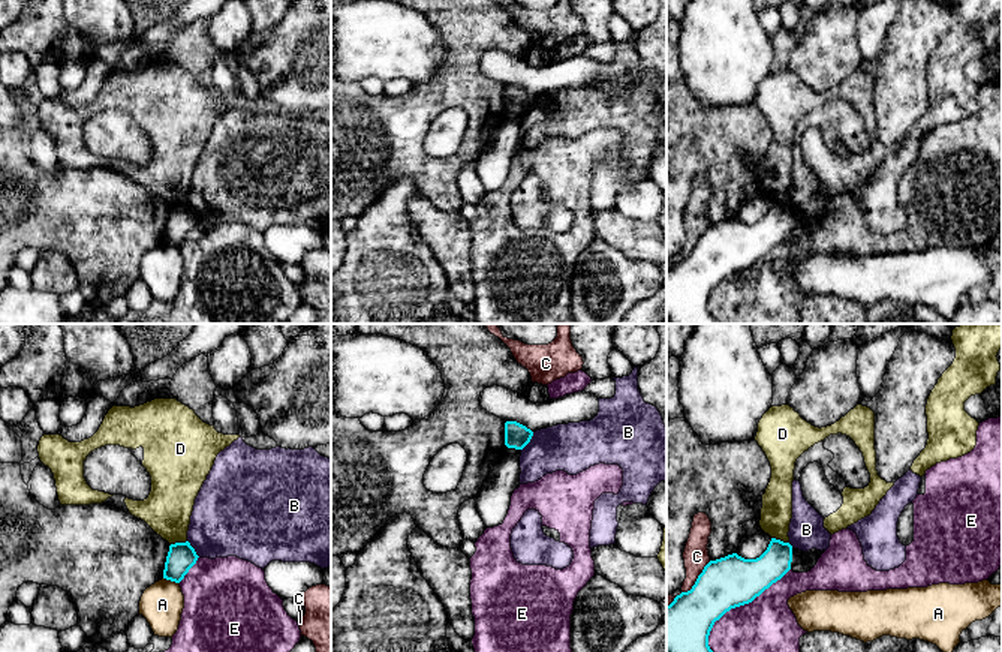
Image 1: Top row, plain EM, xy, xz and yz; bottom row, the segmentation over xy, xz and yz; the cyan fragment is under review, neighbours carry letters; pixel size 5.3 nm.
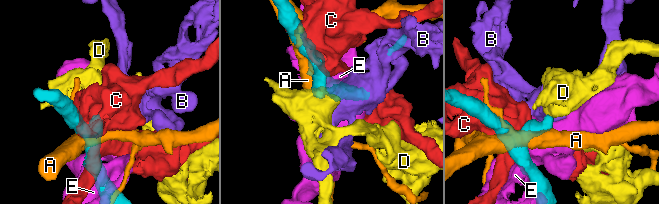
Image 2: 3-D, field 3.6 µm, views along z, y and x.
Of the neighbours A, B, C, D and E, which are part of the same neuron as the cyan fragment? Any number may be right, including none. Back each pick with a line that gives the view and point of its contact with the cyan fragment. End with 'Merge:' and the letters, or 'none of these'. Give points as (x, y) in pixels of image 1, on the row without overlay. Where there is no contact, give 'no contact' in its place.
Merge: none of these

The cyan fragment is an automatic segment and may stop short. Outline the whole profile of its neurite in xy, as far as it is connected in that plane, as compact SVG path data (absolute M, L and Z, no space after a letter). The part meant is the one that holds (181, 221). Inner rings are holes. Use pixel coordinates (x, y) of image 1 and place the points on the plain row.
M189 205L169 210L165 226L163 243L180 247L196 228L198 219Z

